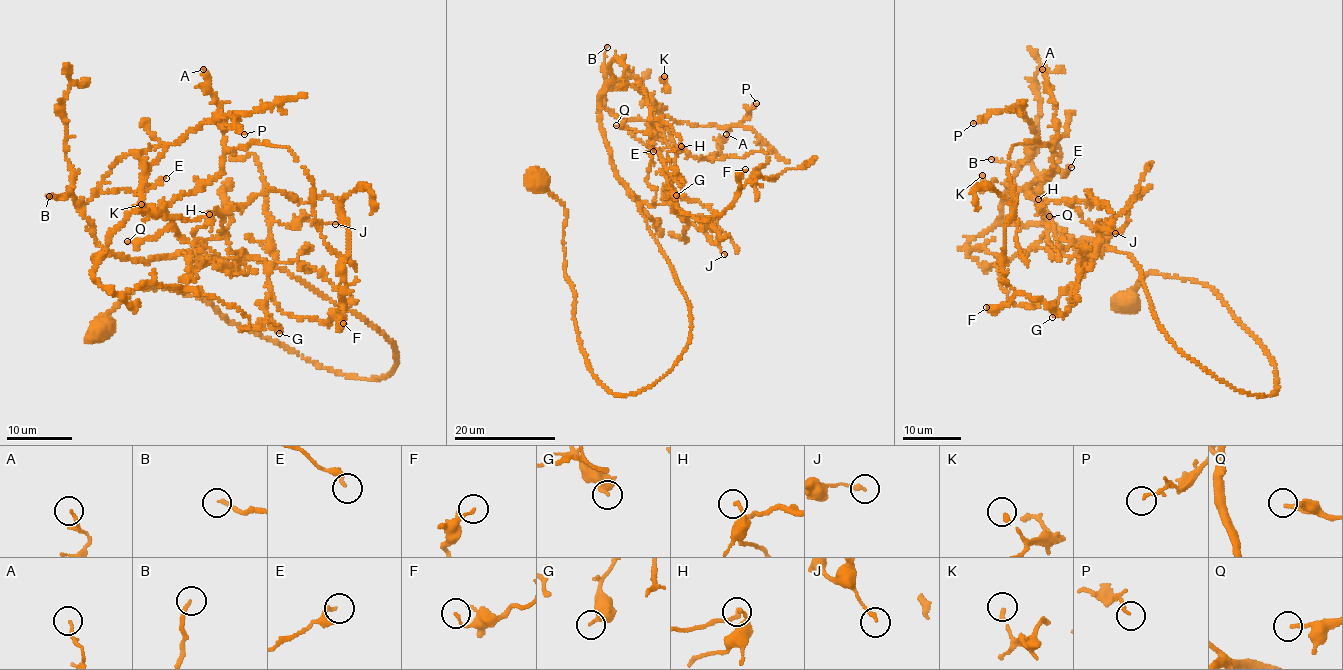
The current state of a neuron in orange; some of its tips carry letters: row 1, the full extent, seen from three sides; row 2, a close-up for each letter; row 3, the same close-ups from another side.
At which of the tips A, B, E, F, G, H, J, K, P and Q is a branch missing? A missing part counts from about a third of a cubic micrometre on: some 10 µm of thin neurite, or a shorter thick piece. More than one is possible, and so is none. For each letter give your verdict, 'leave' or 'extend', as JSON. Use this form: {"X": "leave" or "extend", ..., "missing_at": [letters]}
{"A": "leave", "B": "extend", "E": "leave", "F": "leave", "G": "leave", "H": "leave", "J": "leave", "K": "leave", "P": "leave", "Q": "leave", "missing_at": ["B"]}

